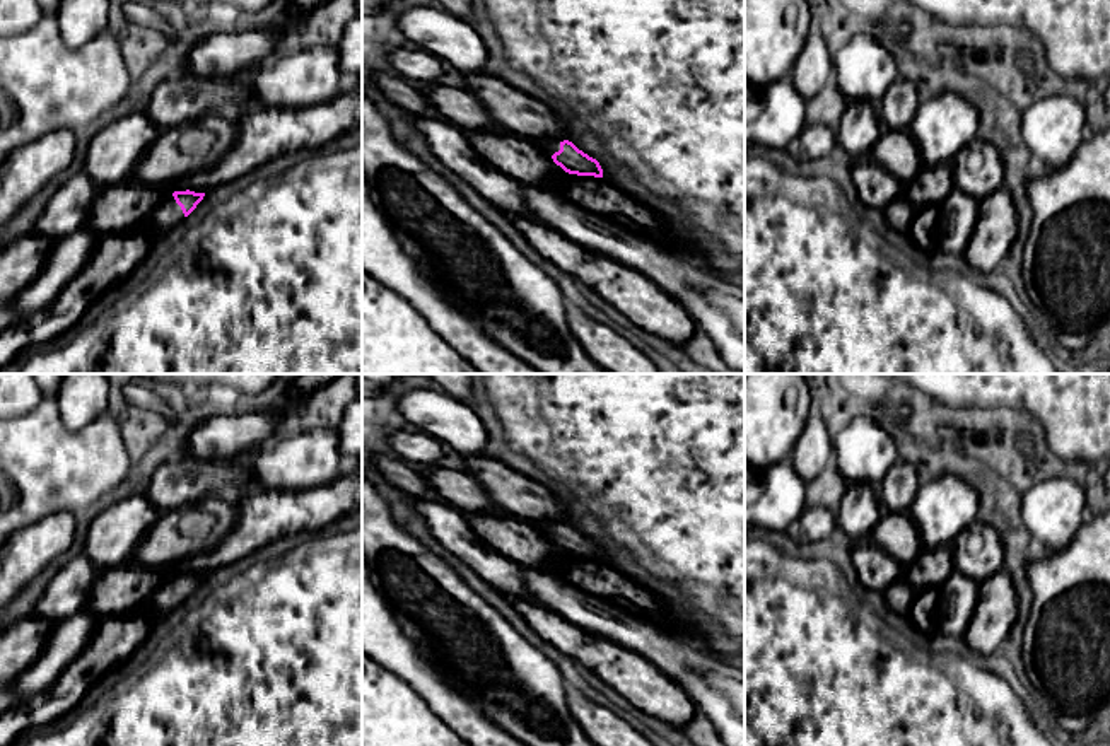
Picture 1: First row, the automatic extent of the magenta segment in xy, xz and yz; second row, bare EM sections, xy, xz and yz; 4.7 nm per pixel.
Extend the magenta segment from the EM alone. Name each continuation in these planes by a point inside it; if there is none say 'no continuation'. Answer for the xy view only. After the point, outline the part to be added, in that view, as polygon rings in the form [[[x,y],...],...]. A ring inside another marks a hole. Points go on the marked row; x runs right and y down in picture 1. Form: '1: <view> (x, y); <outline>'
1: xy (169, 214); [[[171,195],[162,200],[159,208],[142,225],[152,234],[162,234],[178,225],[183,219],[184,213]]]

